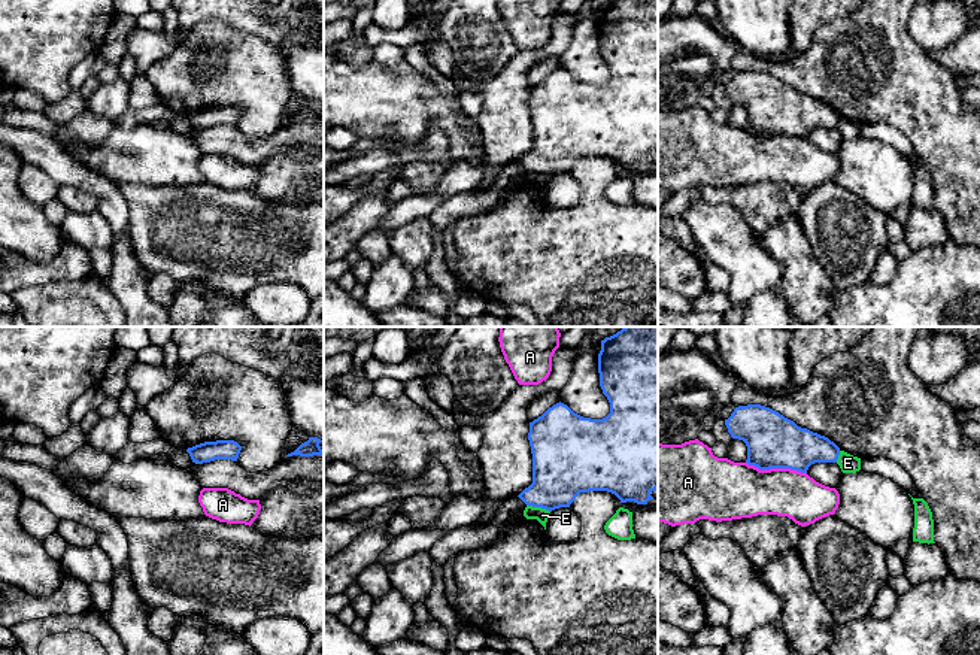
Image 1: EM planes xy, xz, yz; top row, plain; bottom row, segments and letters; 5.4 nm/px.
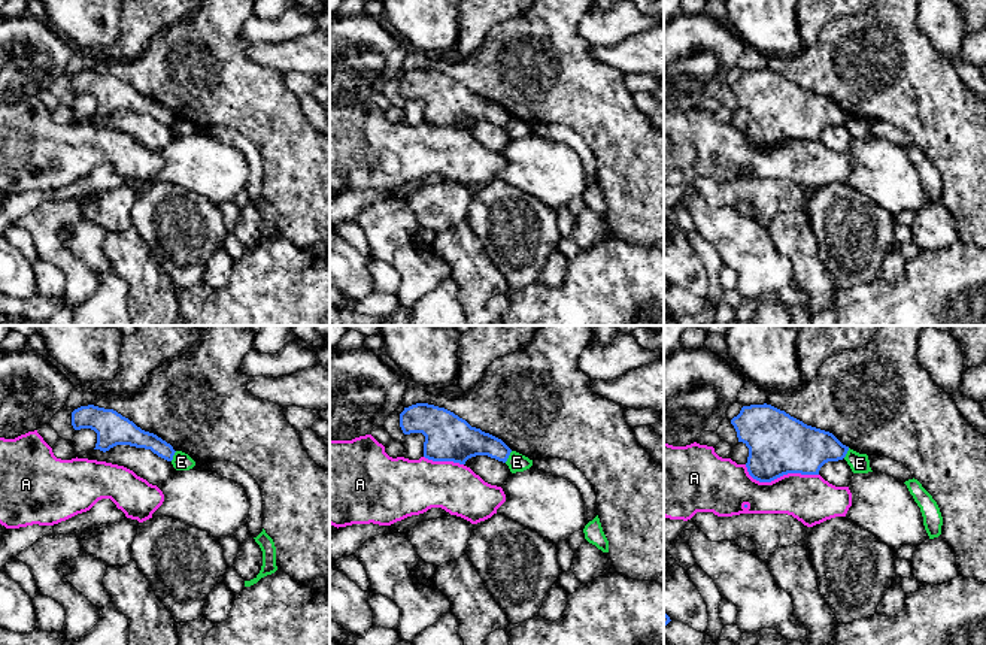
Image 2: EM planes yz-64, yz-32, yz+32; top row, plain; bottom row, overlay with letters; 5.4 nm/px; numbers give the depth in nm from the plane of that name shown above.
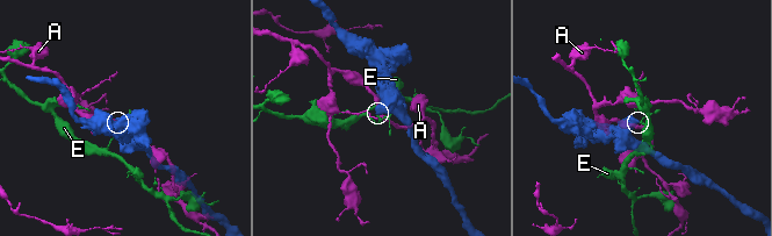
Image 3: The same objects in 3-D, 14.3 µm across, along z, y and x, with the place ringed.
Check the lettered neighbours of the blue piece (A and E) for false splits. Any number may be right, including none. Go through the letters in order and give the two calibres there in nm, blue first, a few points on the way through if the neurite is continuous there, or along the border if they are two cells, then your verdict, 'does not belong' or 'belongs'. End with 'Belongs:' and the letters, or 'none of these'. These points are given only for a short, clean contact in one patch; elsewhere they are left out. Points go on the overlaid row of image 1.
A: 280/300 nm | does not belong
E: 340/80 nm | along xz (527, 505), (545, 508), (549, 512) | does not belong
Belongs: none of these

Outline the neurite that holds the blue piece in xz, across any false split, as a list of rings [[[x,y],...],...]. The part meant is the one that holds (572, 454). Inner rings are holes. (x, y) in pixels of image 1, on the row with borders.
[[[624,327],[601,340],[598,373],[600,386],[610,403],[606,418],[583,418],[559,401],[530,422],[533,483],[518,495],[527,506],[552,512],[570,507],[580,492],[589,491],[612,492],[621,503],[647,504],[653,500],[650,492],[658,488],[658,327]]]

